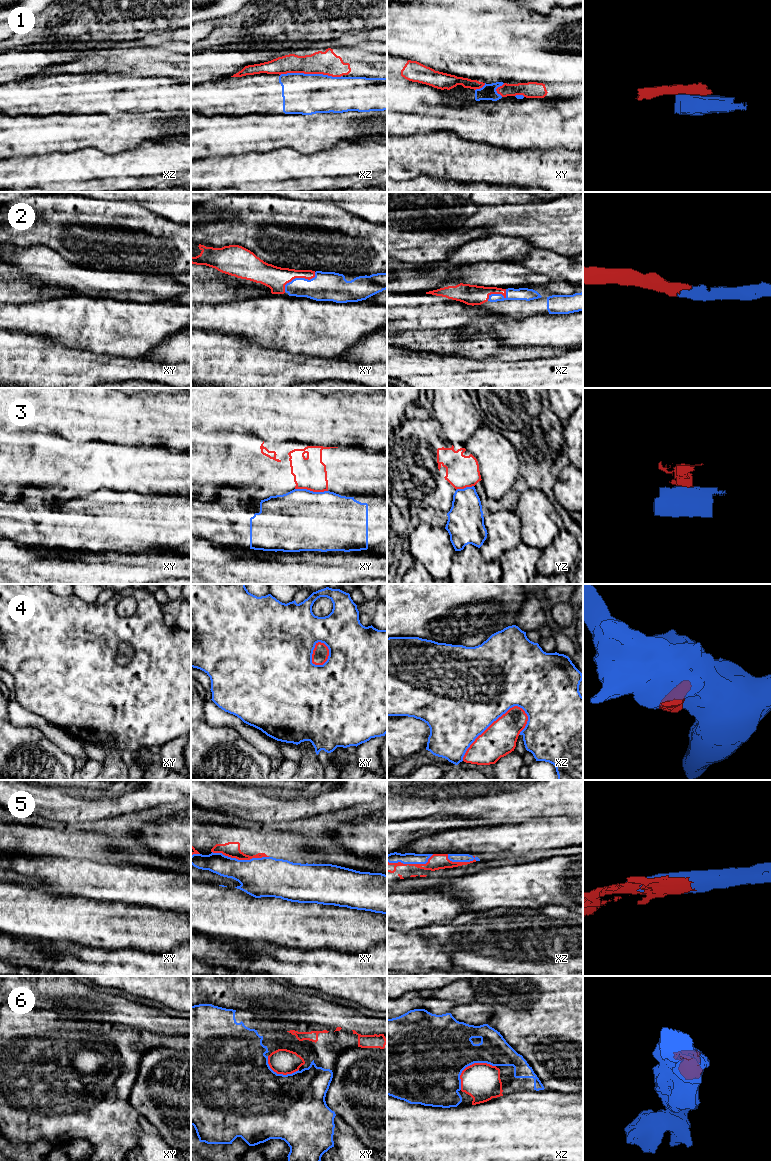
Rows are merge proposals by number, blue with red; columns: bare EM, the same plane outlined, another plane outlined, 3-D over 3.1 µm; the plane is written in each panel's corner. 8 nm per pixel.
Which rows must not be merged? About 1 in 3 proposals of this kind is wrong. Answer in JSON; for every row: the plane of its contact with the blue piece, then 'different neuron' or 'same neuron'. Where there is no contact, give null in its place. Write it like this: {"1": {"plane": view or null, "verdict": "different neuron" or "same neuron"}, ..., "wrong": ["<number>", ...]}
{"1": {"plane": "xz", "verdict": "different neuron"}, "2": {"plane": "xy", "verdict": "same neuron"}, "3": {"plane": "xy", "verdict": "different neuron"}, "4": {"plane": "xz", "verdict": "different neuron"}, "5": {"plane": "xy", "verdict": "same neuron"}, "6": {"plane": "xz", "verdict": "same neuron"}, "wrong": ["1", "3", "4"]}

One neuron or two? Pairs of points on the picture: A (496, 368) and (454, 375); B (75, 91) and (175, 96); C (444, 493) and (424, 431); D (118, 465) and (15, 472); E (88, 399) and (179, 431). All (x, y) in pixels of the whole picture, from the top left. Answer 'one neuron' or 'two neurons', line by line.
A: one neuron
B: one neuron
C: one neuron
D: one neuron
E: one neuron

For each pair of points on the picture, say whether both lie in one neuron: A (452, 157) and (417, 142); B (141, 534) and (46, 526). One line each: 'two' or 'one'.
A: one
B: one

